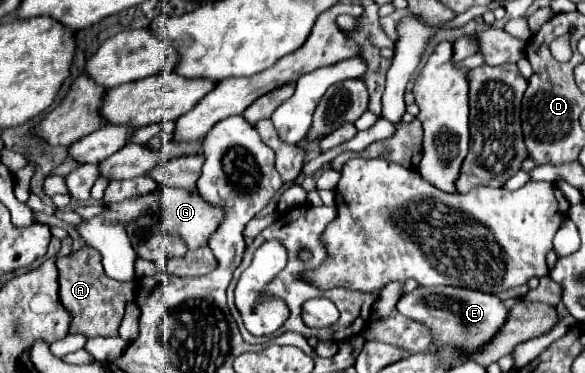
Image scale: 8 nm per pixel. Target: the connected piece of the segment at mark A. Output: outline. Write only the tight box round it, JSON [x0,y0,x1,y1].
[57,251,135,337]

